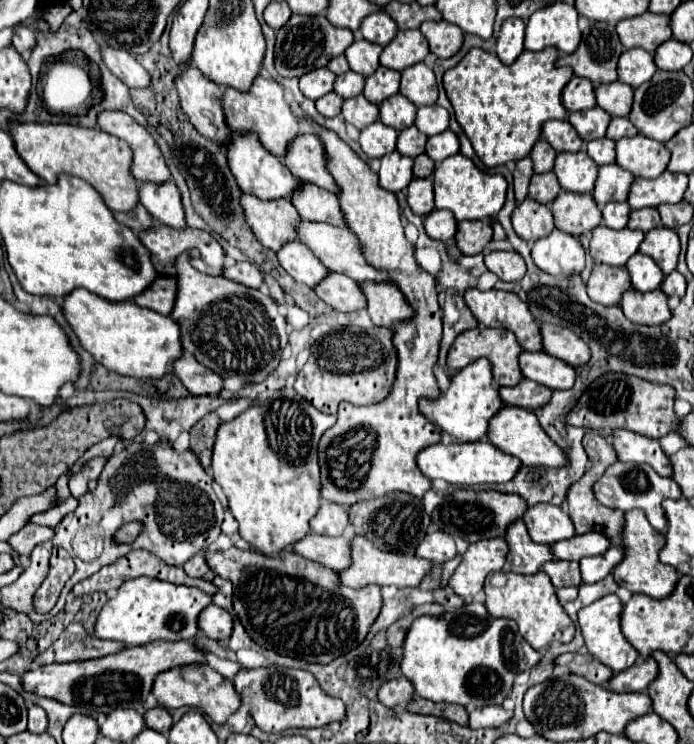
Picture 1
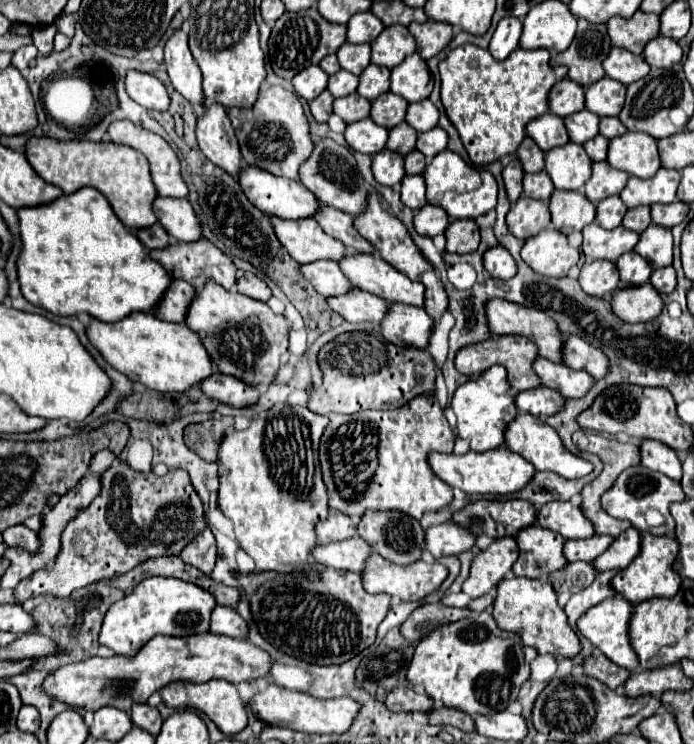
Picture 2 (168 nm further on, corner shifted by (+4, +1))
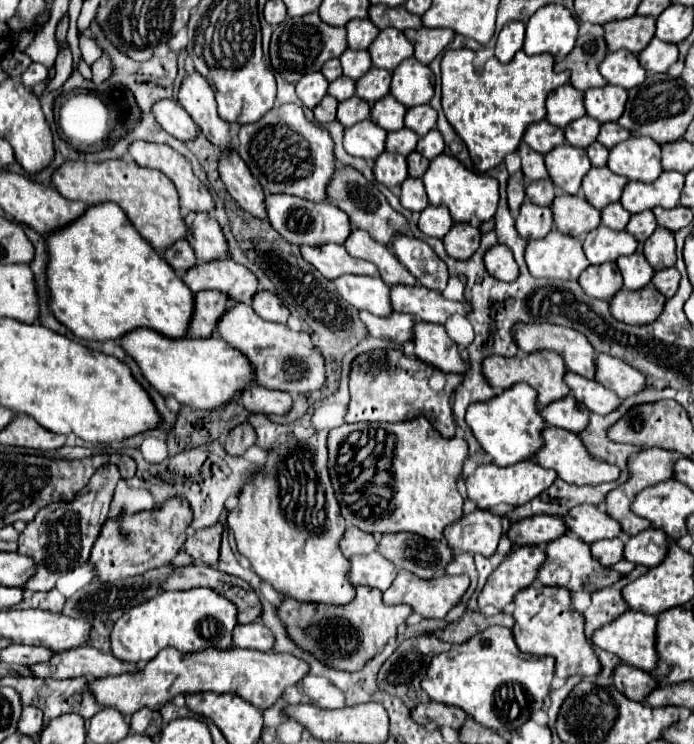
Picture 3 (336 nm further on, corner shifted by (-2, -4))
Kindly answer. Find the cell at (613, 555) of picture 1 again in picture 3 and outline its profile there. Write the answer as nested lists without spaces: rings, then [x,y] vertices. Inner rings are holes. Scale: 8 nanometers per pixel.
[[[658,528],[642,530],[636,536],[630,536],[630,540],[626,542],[624,558],[634,564],[652,568],[666,558],[670,542],[672,540],[666,536],[664,530],[658,530]]]

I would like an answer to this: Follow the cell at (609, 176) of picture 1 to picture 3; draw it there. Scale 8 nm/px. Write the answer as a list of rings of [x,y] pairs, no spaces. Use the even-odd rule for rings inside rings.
[[[590,168],[590,172],[582,180],[582,190],[586,200],[602,210],[610,202],[618,202],[620,194],[626,186],[628,178],[610,172],[608,168]]]

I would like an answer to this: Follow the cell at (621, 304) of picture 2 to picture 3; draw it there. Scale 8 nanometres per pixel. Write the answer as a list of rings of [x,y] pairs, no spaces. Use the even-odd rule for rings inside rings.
[[[652,284],[636,292],[622,288],[610,300],[610,314],[624,324],[650,324],[660,316],[664,302],[666,298]]]

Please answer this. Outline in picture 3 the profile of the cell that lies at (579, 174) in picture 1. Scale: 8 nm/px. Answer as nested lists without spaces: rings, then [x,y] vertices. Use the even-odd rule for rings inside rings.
[[[562,144],[550,150],[544,156],[544,162],[554,186],[564,190],[566,194],[578,194],[582,178],[592,168],[586,156],[586,150],[570,146],[570,144]]]

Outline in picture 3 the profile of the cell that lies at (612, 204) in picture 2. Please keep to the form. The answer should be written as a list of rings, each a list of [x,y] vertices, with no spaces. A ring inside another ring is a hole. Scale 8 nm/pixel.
[[[612,202],[602,210],[602,224],[612,230],[624,230],[628,224],[630,214],[624,210],[620,202]]]

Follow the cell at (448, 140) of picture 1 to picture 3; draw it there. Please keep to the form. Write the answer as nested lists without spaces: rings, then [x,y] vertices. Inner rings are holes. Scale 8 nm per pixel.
[[[432,128],[426,136],[422,136],[418,140],[416,152],[426,156],[428,160],[432,160],[432,158],[436,158],[436,156],[440,156],[444,152],[444,140],[442,140],[442,134],[438,132],[438,128]]]

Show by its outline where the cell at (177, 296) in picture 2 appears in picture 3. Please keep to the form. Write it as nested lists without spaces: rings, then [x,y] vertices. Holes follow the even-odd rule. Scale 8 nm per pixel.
[[[206,290],[196,294],[196,312],[190,322],[190,338],[210,338],[216,332],[216,324],[224,316],[230,296],[218,290]]]

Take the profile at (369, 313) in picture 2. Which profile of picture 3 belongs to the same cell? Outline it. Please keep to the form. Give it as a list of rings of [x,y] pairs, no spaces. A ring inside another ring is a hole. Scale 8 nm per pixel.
[[[360,312],[360,320],[366,324],[370,336],[374,336],[374,338],[394,340],[398,344],[412,342],[412,338],[414,338],[414,332],[412,332],[412,328],[416,324],[414,316],[402,316],[402,314],[394,312],[388,318],[380,318],[370,312]]]

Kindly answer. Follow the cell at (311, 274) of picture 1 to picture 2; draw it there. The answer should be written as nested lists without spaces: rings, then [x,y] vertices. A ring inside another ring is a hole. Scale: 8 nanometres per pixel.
[[[314,261],[314,263],[304,263],[300,265],[300,273],[312,283],[312,287],[324,295],[324,297],[330,297],[330,295],[344,295],[344,291],[348,291],[350,287],[354,287],[346,277],[344,273],[340,271],[338,263],[334,261]]]

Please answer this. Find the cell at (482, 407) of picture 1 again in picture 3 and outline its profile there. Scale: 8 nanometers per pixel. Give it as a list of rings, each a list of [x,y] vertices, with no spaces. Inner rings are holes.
[[[516,384],[488,402],[470,404],[466,412],[466,424],[472,428],[480,446],[494,458],[498,466],[512,466],[516,462],[528,460],[544,446],[542,430],[546,428],[546,422],[540,416],[536,396],[536,390],[528,384]]]

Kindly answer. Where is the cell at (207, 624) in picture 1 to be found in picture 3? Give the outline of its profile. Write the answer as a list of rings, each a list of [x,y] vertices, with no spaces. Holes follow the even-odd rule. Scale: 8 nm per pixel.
[[[240,624],[234,628],[234,644],[238,648],[252,648],[260,652],[270,652],[274,648],[274,634],[264,624]]]

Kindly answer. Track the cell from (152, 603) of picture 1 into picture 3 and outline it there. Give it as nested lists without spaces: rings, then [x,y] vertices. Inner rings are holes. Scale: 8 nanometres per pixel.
[[[192,588],[184,592],[162,592],[154,600],[132,608],[112,628],[112,654],[124,662],[146,664],[162,648],[172,646],[182,654],[206,648],[230,650],[232,630],[238,626],[236,606],[210,588]]]

